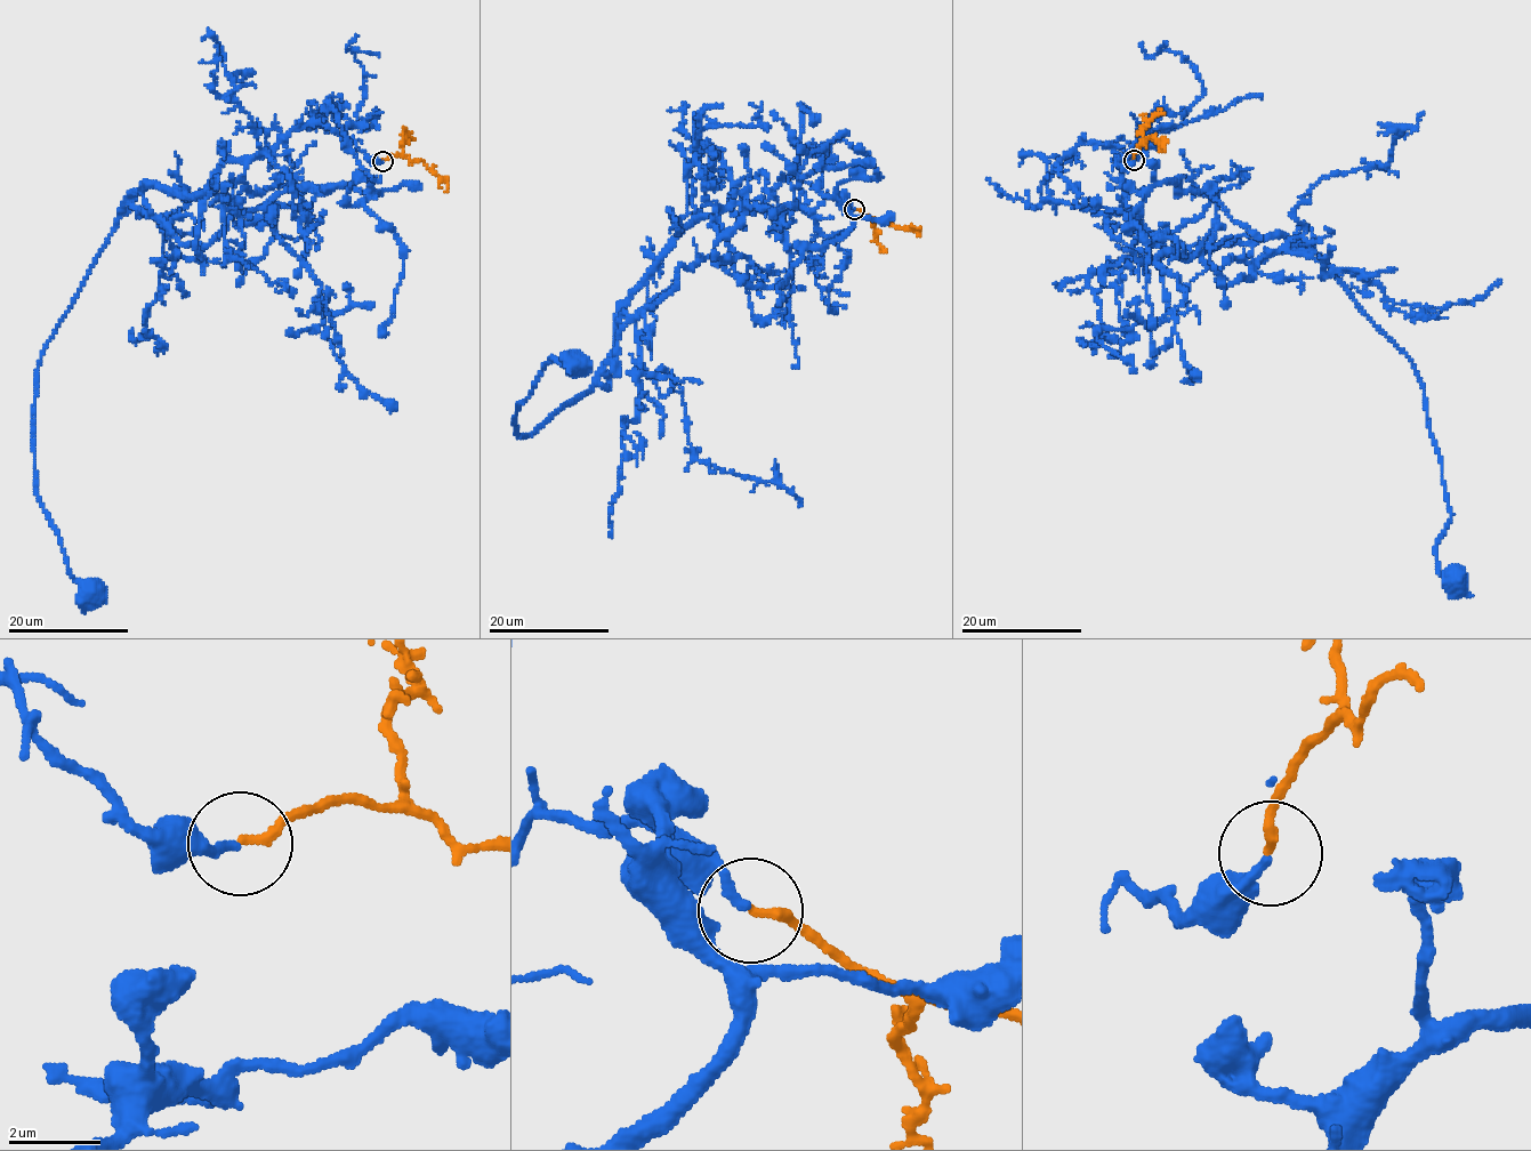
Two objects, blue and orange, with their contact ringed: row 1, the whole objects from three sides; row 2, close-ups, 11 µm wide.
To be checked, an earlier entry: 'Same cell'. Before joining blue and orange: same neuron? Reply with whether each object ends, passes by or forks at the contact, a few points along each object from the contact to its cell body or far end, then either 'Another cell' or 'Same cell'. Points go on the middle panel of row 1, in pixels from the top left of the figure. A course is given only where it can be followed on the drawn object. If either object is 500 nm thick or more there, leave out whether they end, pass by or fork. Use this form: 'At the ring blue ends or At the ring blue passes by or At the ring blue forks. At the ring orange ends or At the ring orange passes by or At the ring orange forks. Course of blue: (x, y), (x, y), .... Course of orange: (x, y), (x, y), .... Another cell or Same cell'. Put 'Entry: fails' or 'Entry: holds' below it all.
At the ring blue ends. At the ring orange ends. Course of blue: (853, 210), (828, 196), (702, 215), (619, 313), (596, 381), (516, 435), (549, 356), (578, 365). Course of orange: (855, 210), (895, 226), (919, 231), (917, 228). Another cell
Entry: fails

